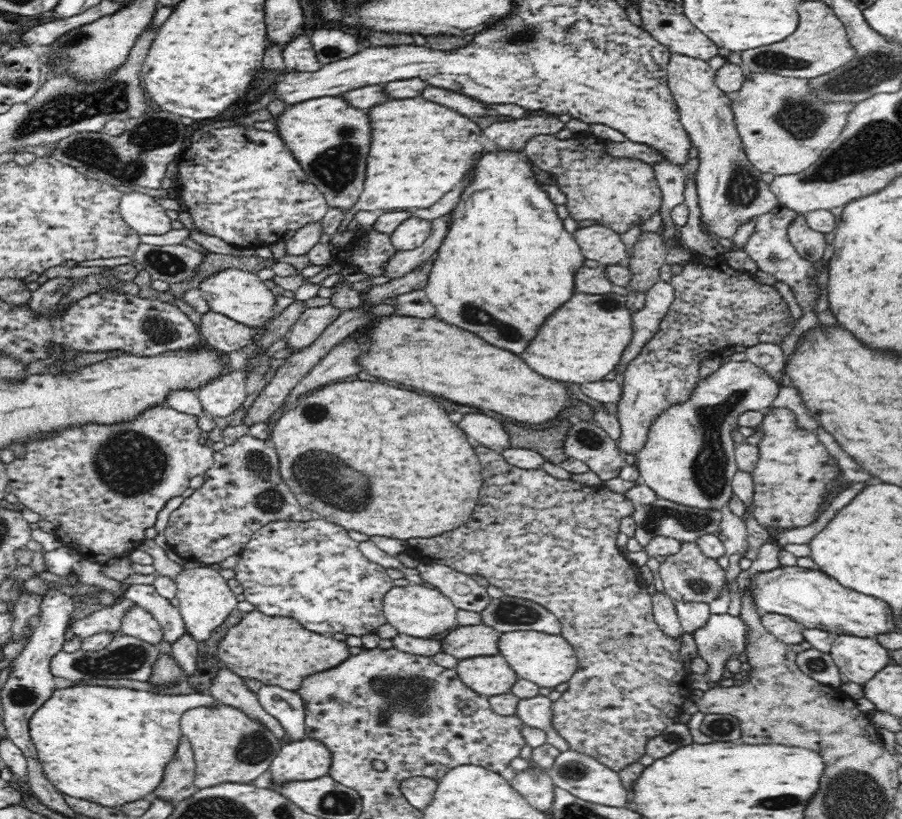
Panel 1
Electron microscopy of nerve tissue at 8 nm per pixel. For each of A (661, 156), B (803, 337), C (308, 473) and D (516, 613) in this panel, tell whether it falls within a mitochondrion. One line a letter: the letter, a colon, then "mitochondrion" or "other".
A: other
B: other
C: mitochondrion
D: mitochondrion

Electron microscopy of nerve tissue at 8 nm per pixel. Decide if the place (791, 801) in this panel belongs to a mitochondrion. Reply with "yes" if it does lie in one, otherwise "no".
yes

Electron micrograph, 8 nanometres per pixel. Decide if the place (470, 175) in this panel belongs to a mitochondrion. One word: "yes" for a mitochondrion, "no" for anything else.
no

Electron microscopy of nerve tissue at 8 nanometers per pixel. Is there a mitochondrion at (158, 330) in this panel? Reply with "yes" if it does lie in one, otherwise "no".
yes

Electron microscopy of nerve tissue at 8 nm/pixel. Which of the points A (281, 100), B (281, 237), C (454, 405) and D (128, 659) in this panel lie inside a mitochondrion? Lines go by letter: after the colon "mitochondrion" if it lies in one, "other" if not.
A: other
B: other
C: other
D: mitochondrion

